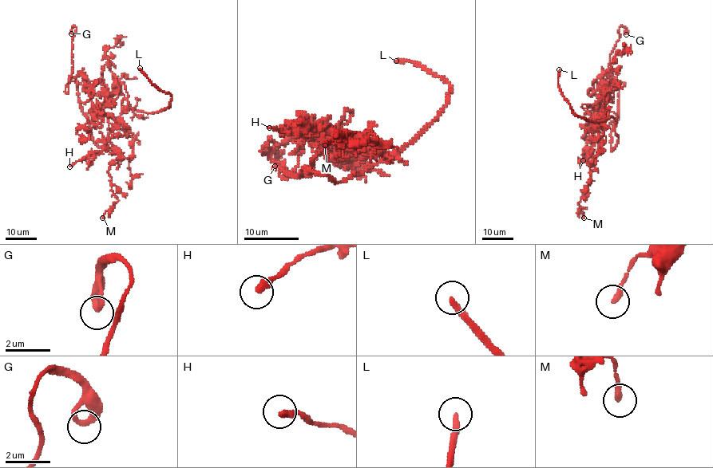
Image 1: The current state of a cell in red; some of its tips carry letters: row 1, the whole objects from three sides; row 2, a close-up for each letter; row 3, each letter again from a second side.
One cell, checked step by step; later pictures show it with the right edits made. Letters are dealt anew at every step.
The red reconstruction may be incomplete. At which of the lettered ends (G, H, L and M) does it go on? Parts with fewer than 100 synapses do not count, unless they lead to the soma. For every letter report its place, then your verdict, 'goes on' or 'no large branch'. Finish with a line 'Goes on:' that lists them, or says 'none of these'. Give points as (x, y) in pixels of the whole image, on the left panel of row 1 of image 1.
G: at (71, 33); no large branch
H: at (69, 167); no large branch
L: at (140, 68); goes on
M: at (102, 218); no large branch
Goes on: L

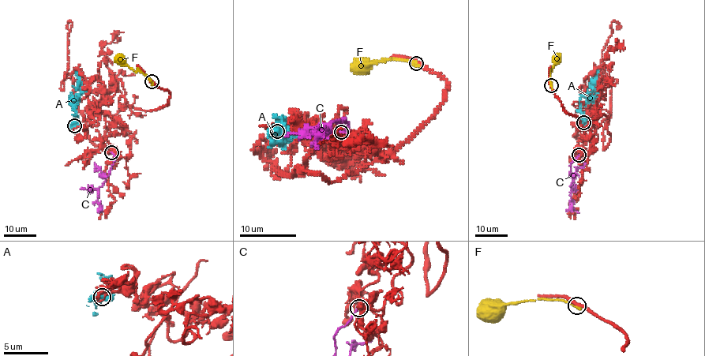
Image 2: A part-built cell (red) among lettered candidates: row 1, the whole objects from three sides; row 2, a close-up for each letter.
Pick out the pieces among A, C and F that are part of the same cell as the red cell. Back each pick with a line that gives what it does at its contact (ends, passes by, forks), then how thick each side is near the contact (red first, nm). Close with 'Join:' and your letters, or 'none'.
C: it ends; calibres 240 and 160 nm
Join: C

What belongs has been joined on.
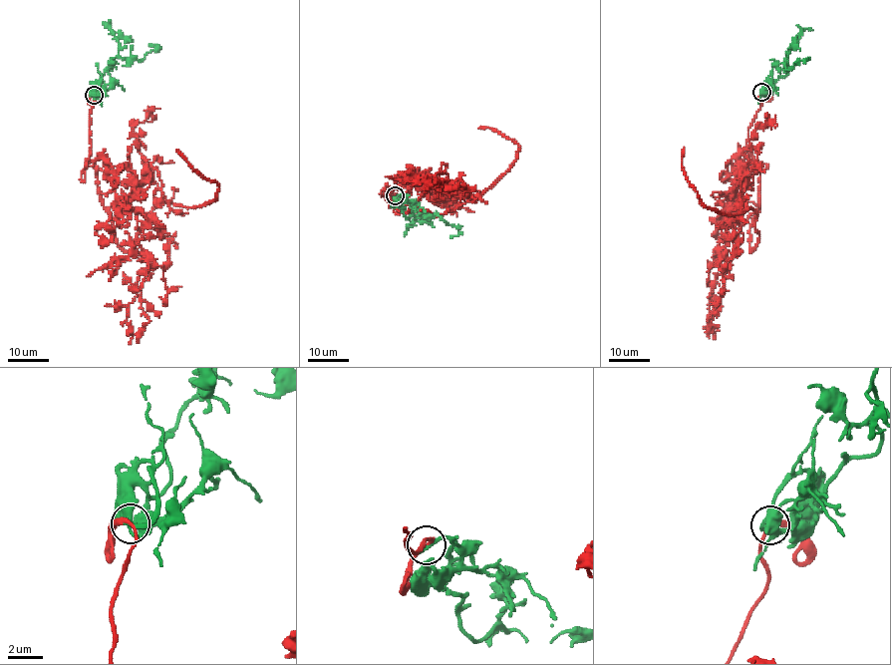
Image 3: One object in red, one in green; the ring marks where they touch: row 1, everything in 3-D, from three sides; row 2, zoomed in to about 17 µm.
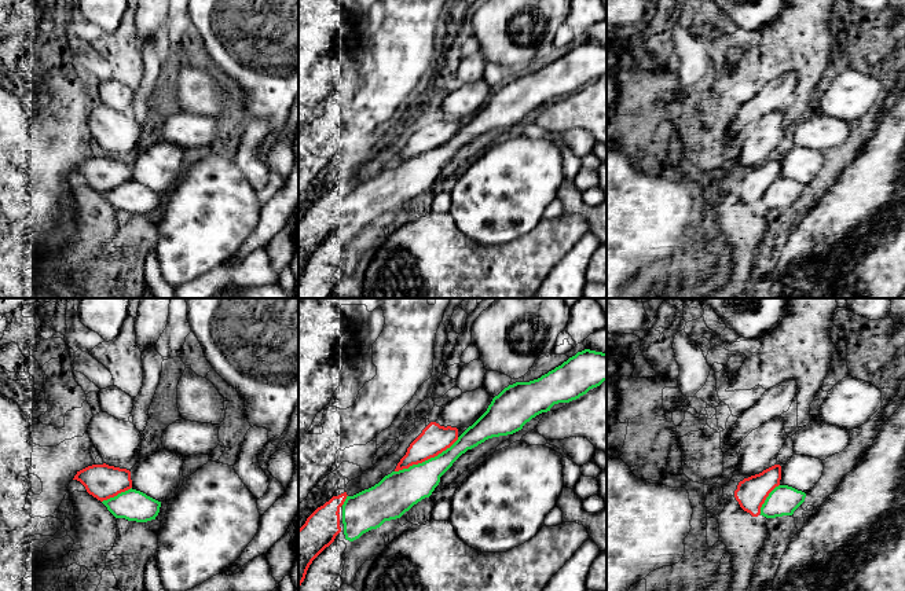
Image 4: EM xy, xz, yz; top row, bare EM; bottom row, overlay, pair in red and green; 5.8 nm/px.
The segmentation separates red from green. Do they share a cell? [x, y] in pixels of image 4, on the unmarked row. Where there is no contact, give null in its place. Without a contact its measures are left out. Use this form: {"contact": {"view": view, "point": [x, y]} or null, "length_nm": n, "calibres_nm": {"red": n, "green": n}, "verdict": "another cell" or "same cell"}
{"contact": {"view": "xz", "point": [427, 151]}, "length_nm": 420, "calibres_nm": {"red": 170, "green": 240}, "verdict": "same cell"}

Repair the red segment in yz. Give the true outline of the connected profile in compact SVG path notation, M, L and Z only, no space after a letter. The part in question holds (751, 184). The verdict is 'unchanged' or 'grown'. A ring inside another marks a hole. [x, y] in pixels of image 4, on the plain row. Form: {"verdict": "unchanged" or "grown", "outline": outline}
{"verdict": "grown", "outline": "M774 157L759 166L744 170L734 183L734 190L740 199L752 209L759 206L766 210L792 208L794 203L805 194L806 186L788 177L781 177L781 158Z"}

